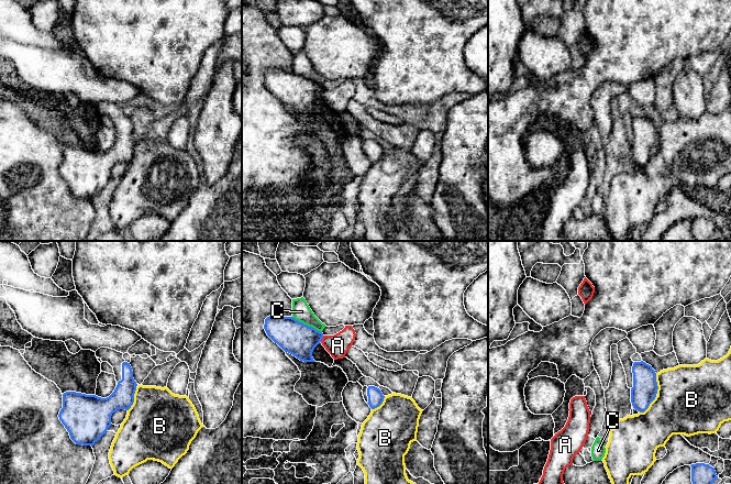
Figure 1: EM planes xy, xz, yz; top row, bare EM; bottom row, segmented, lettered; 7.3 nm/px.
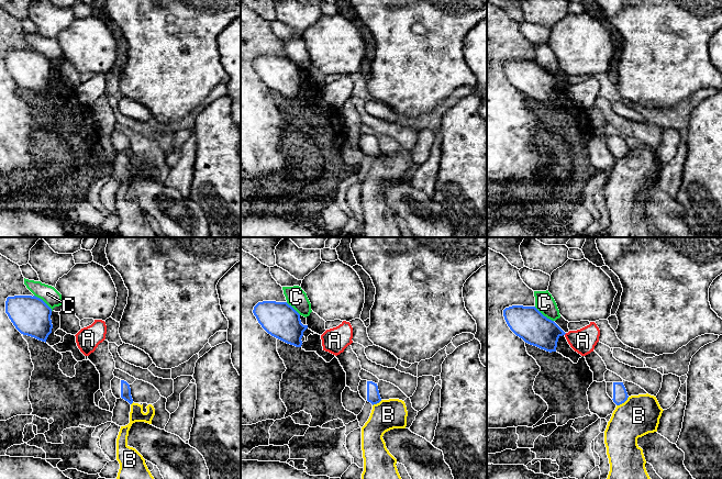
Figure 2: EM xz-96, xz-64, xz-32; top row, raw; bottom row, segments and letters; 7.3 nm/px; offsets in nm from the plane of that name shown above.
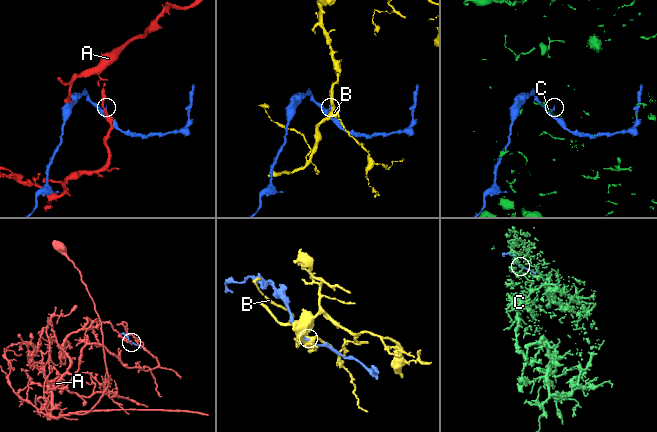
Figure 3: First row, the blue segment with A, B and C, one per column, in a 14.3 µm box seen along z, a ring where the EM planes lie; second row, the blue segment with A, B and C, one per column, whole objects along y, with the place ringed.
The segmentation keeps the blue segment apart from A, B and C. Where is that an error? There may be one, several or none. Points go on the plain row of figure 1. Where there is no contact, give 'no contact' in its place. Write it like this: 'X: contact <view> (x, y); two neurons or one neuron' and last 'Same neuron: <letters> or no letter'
A: contact xz (321, 92); two neurons
B: contact xy (133, 153); two neurons
C: contact xz (306, 78); two neurons
Same neuron: no letter

